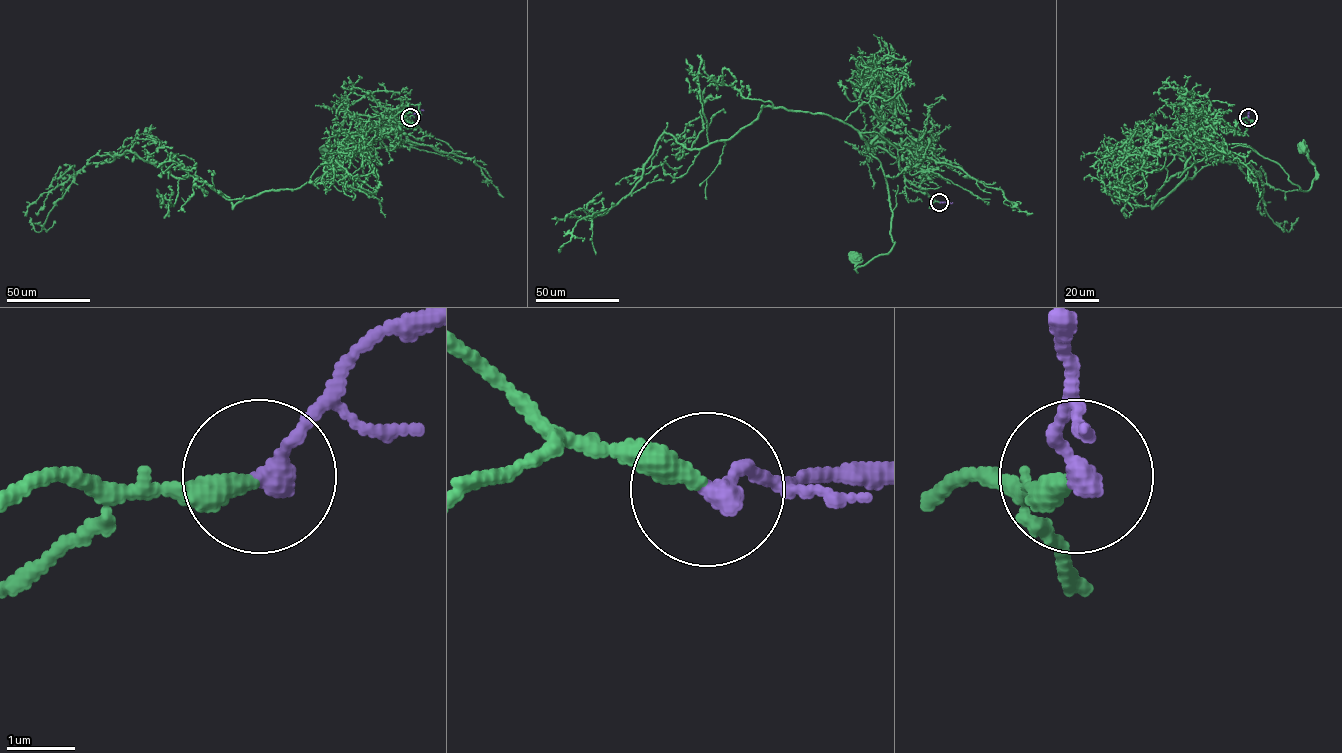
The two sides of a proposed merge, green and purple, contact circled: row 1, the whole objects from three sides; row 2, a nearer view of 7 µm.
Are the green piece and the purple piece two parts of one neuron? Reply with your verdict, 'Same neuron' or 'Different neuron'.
Same neuron

